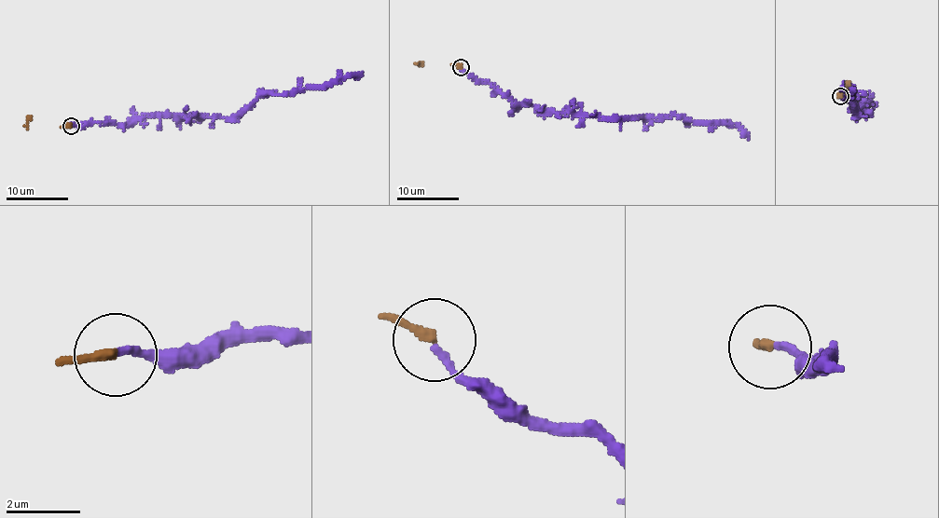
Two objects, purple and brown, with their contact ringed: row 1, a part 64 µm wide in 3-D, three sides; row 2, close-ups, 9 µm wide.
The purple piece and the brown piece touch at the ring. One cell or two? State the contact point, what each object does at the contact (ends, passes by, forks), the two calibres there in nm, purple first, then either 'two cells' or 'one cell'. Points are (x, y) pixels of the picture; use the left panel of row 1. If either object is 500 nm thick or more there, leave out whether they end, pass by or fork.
at (71, 126); purple ends there; brown ends there; 200 nm thick on the purple side, 240 nm on the other; one cell

